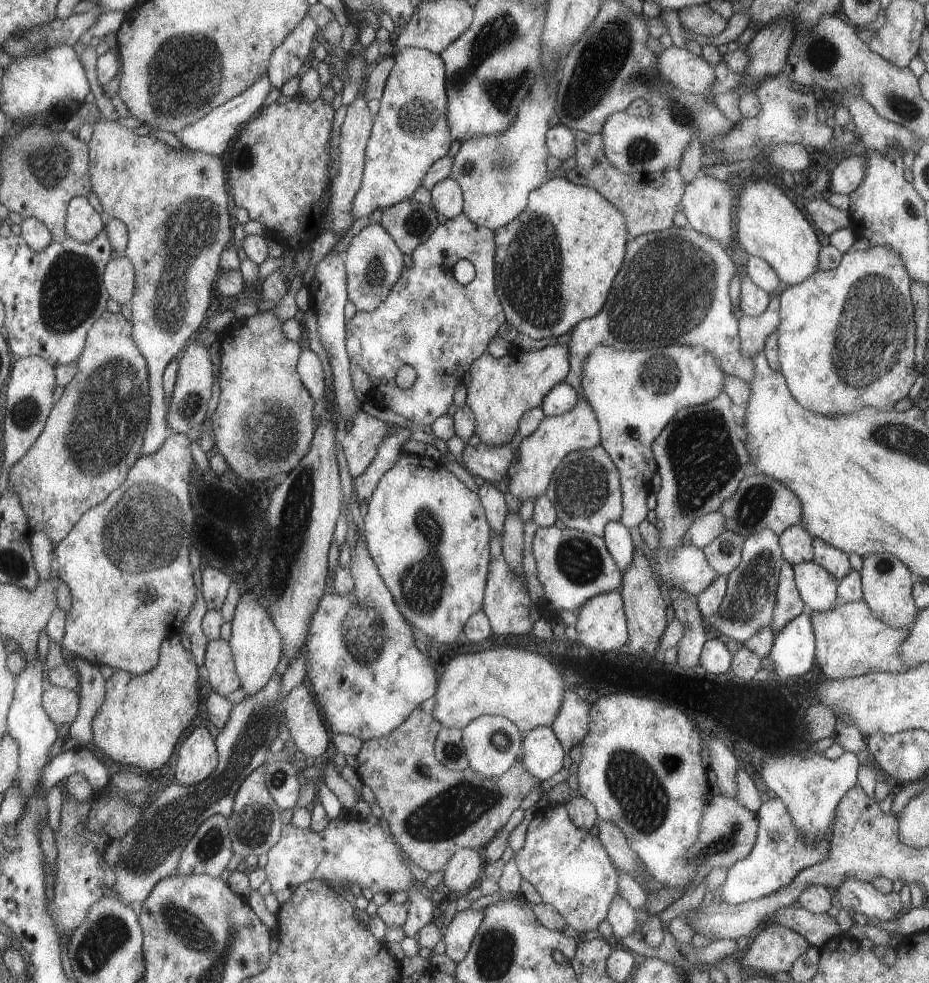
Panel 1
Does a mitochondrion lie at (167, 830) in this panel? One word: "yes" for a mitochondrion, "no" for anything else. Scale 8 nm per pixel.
yes

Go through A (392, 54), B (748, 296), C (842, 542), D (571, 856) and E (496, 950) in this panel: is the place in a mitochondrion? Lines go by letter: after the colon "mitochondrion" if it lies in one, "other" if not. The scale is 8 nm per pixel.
A: other
B: other
C: other
D: other
E: mitochondrion

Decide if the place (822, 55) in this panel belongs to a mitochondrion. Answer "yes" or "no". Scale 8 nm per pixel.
yes

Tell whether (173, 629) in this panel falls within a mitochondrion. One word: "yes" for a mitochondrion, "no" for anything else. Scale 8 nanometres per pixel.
no

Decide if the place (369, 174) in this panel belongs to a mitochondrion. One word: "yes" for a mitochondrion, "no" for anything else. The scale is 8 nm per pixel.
no

